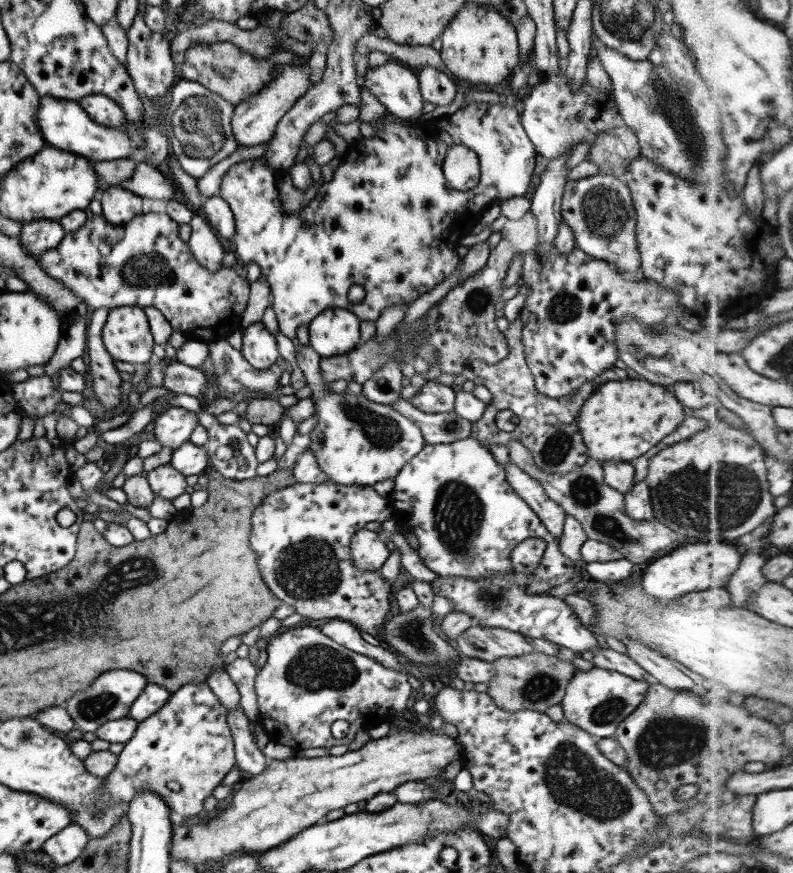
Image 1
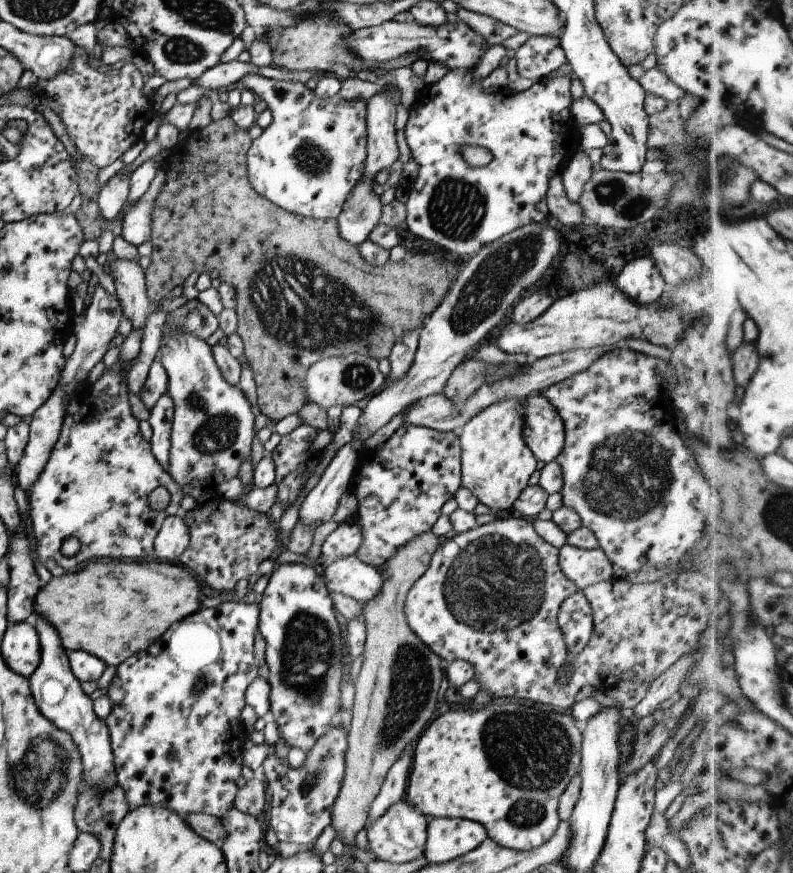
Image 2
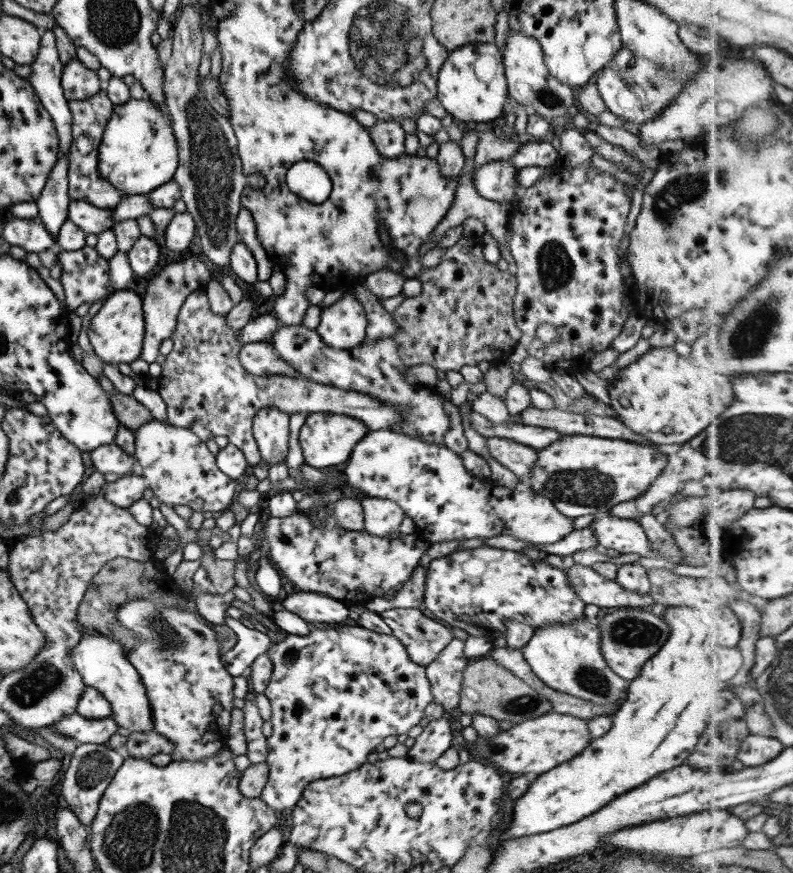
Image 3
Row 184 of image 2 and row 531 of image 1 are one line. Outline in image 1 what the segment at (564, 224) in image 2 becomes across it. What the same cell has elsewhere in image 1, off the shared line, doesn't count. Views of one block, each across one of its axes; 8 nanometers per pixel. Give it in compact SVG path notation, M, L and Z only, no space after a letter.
M508 462L503 468L506 483L513 489L513 492L525 501L547 532L559 539L562 534L563 520L567 515L554 500L545 494L538 482L526 472L519 470L516 464Z

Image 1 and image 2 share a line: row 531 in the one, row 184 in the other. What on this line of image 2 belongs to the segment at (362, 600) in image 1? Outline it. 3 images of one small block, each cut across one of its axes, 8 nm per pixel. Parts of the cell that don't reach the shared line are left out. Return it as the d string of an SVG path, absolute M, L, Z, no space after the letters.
M256 73L245 74L240 87L265 101L271 123L255 138L246 153L246 172L250 188L278 208L304 218L336 219L353 188L362 180L366 160L365 101L341 101L337 96L317 99L303 83L268 80Z

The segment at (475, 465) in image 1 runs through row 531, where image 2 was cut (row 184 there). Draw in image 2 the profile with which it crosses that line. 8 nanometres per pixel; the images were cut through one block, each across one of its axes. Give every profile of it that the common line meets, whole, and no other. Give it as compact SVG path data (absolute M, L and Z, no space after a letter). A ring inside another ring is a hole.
M461 69L448 71L443 78L433 85L424 89L421 94L417 96L414 104L409 108L409 117L405 124L404 136L405 142L409 147L409 154L411 158L419 165L419 172L415 176L407 190L407 202L405 202L406 218L405 225L409 233L417 238L423 239L427 242L432 242L444 251L453 252L463 257L475 255L482 247L493 243L500 239L501 236L507 235L517 228L529 224L541 223L549 219L549 213L545 207L545 192L552 175L560 174L563 166L567 164L573 157L573 153L577 152L577 144L579 142L580 132L577 130L574 119L570 114L570 103L572 98L569 93L571 76L557 76L554 78L543 78L535 81L534 84L524 92L510 93L507 89L501 88L499 92L494 94L487 94L481 88L481 82L475 82L473 78L473 70ZM462 147L471 147L473 149L482 148L487 150L492 155L492 160L483 166L469 165L464 157L460 155Z

